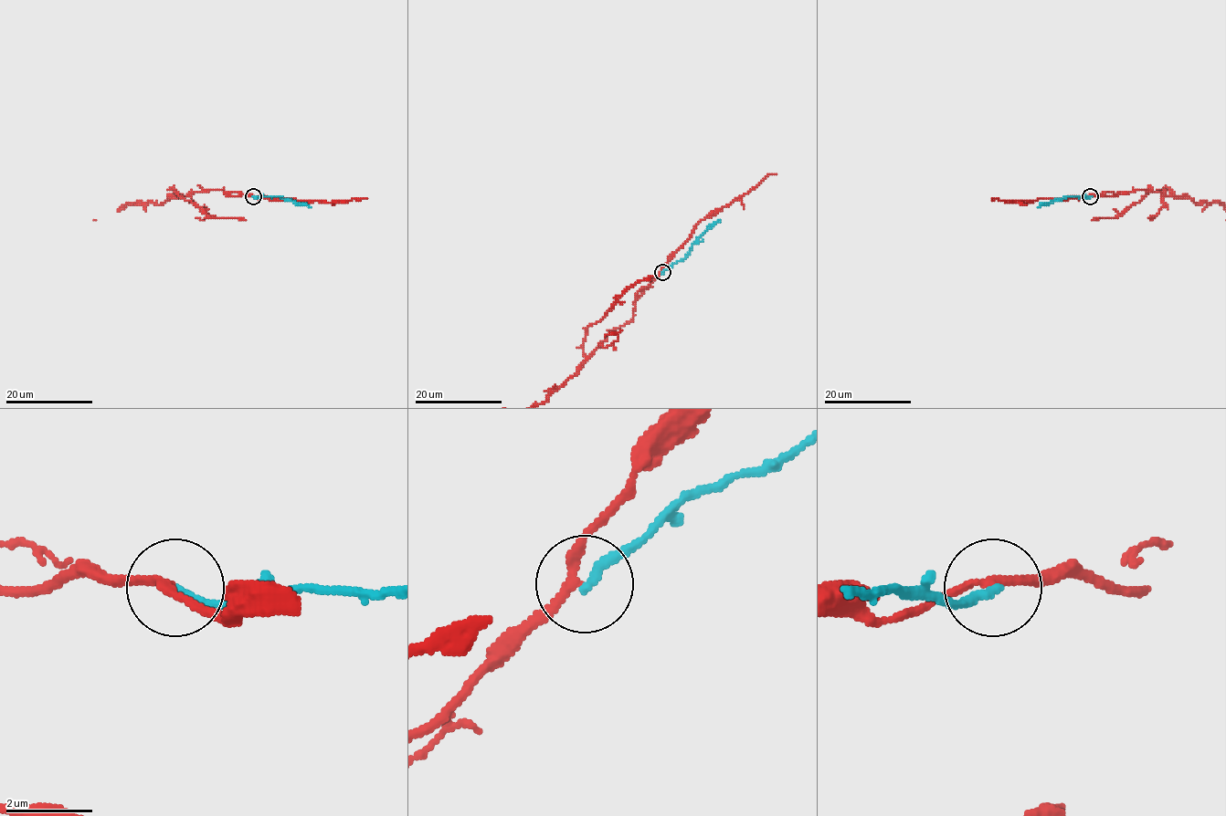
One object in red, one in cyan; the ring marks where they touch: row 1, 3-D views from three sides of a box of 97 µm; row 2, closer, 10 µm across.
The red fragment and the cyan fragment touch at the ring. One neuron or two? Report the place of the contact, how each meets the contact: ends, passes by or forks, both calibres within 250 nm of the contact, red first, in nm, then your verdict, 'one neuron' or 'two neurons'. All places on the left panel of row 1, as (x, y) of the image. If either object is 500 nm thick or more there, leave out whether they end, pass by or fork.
(253, 196) | red passes by | cyan ends | 170/200 nm | two neurons

